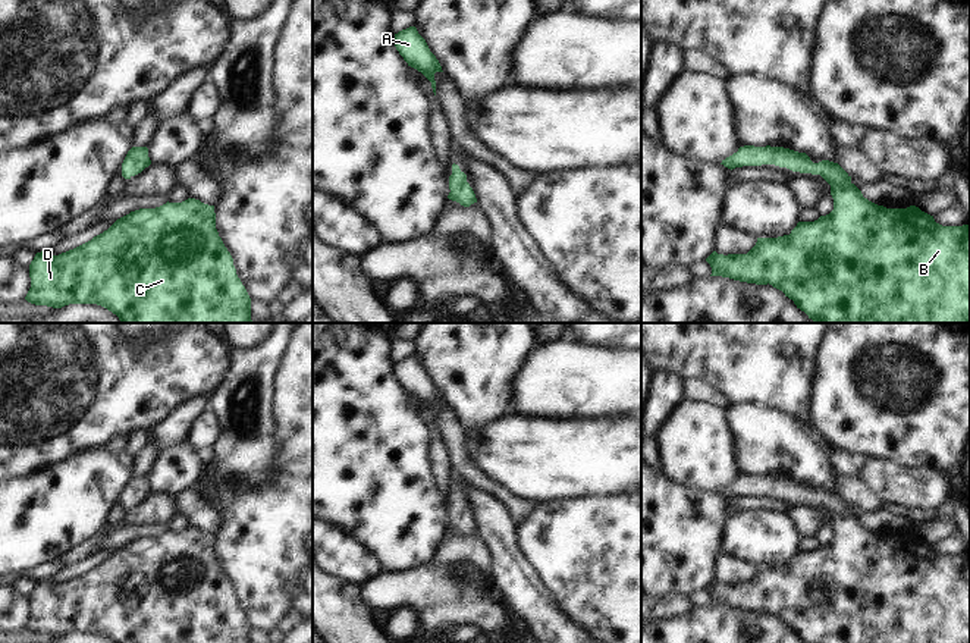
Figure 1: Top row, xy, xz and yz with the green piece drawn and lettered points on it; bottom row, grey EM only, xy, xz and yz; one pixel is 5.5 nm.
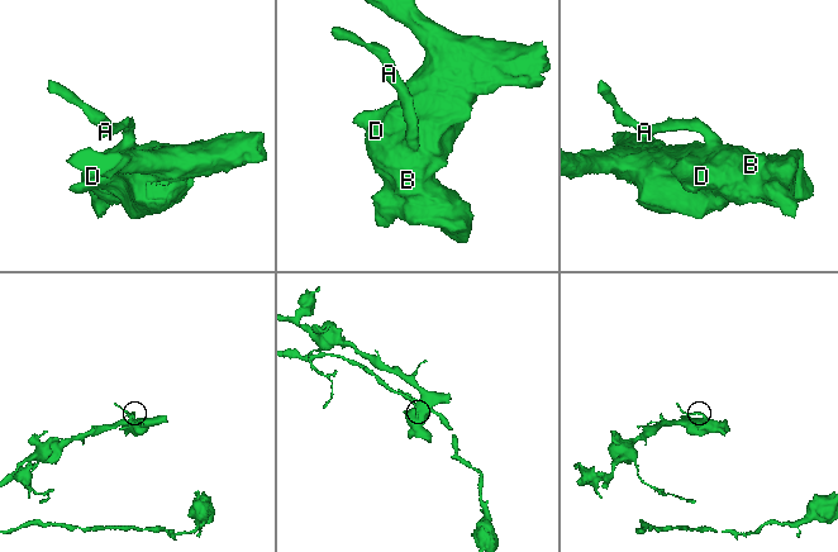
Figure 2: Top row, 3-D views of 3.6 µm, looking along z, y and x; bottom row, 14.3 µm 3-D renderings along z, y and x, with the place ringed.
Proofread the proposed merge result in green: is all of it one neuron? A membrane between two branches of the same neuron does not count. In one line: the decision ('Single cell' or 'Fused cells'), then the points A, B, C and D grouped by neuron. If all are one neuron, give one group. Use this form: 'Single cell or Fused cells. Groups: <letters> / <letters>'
Single cell. Groups: A B C D

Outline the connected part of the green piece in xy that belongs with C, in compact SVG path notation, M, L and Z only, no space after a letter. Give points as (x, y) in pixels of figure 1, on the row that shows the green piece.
M195 198L182 203L166 203L156 208L139 208L117 219L107 230L94 236L91 241L62 253L59 255L37 253L29 264L31 288L25 299L35 305L62 308L69 304L97 304L119 317L122 323L252 323L251 298L236 275L233 258L225 247L216 229L214 206L208 206Z

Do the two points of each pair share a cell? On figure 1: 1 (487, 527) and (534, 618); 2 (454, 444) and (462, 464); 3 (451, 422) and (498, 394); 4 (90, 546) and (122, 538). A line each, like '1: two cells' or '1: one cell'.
1: one cell
2: one cell
3: two cells
4: two cells

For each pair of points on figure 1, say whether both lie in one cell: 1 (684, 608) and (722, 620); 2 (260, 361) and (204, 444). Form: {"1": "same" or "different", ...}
{"1": "different", "2": "different"}

